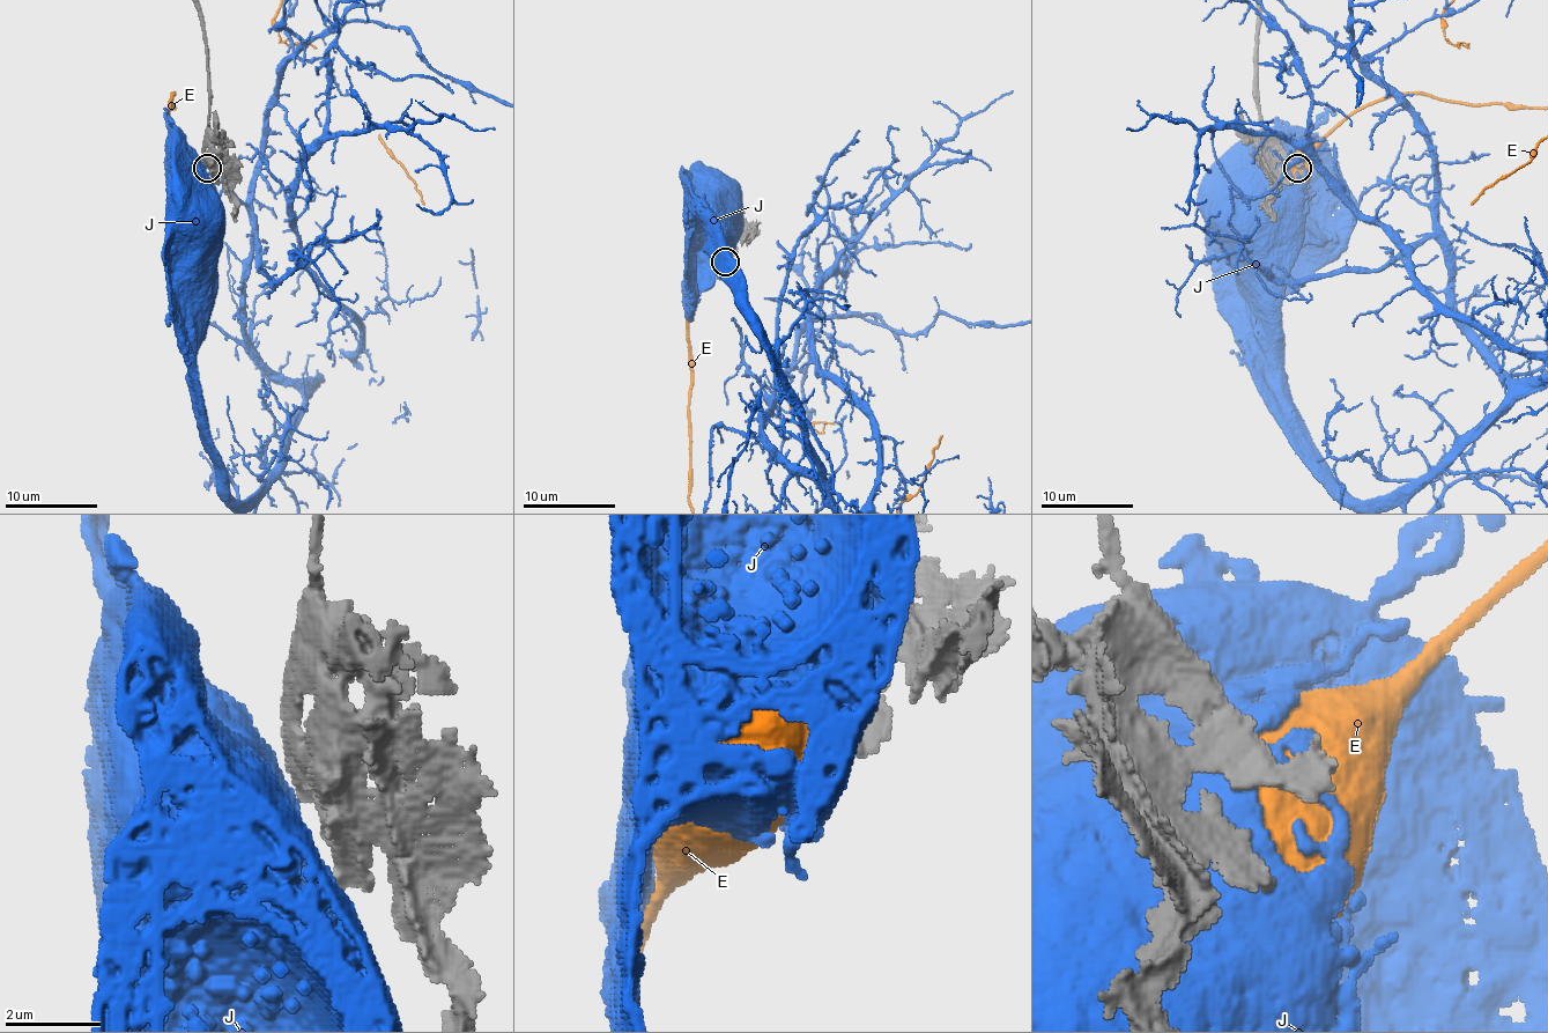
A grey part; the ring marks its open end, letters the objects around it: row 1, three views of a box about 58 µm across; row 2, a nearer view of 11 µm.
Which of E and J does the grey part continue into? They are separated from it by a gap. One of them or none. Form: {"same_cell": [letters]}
{"same_cell": []}

